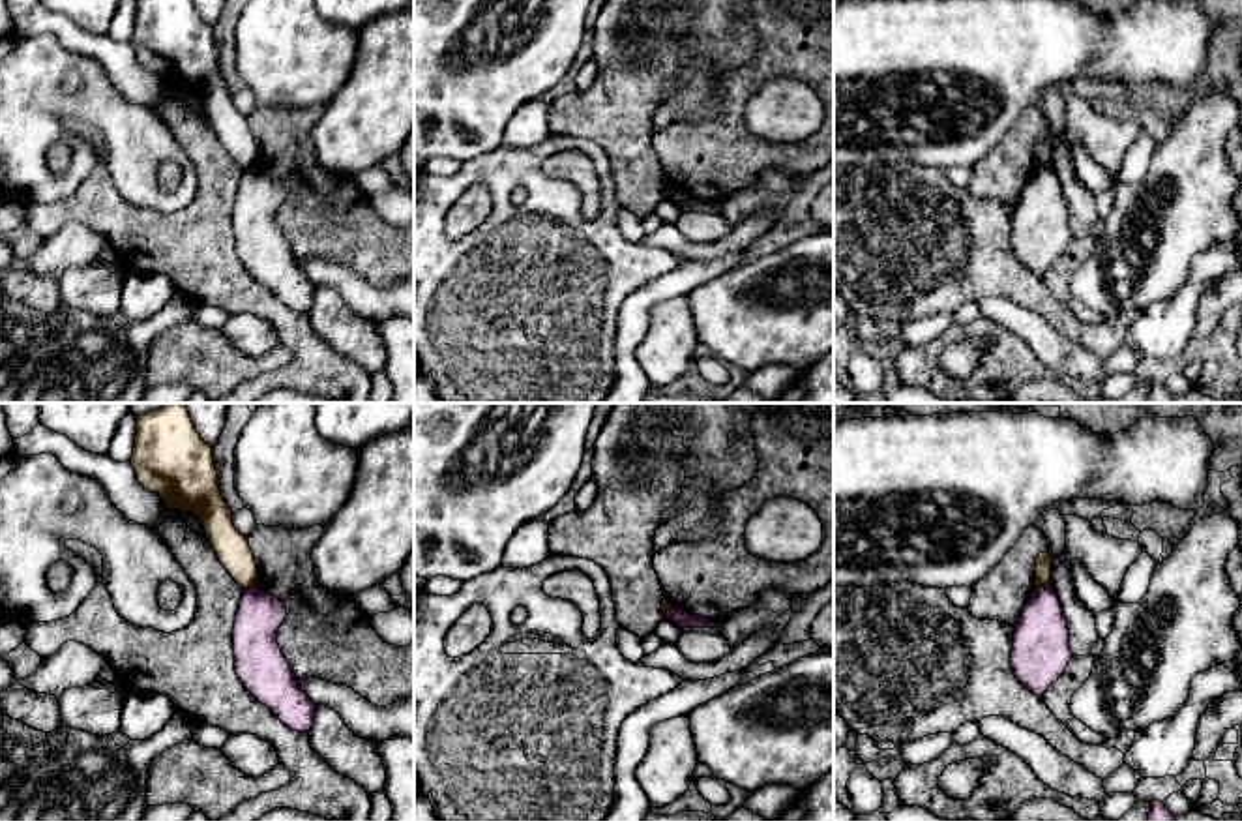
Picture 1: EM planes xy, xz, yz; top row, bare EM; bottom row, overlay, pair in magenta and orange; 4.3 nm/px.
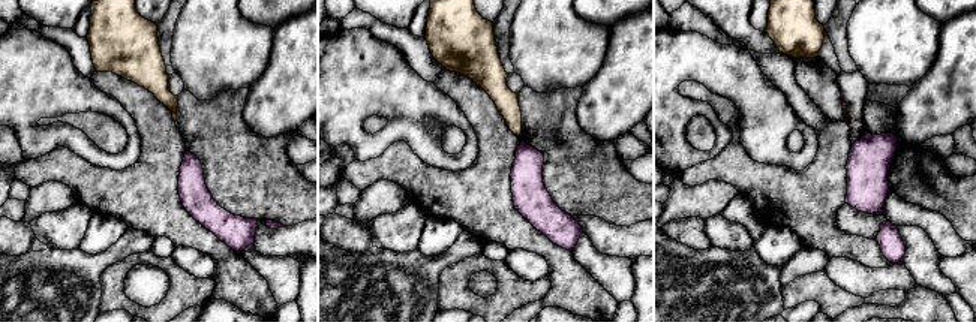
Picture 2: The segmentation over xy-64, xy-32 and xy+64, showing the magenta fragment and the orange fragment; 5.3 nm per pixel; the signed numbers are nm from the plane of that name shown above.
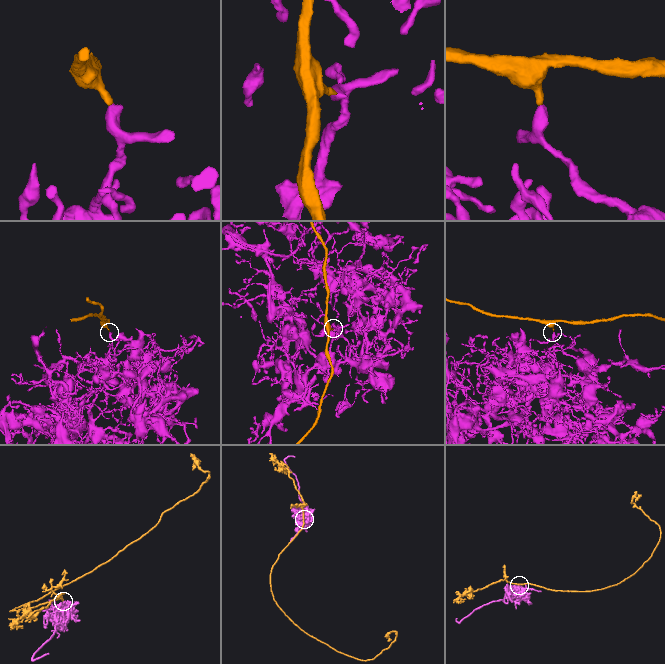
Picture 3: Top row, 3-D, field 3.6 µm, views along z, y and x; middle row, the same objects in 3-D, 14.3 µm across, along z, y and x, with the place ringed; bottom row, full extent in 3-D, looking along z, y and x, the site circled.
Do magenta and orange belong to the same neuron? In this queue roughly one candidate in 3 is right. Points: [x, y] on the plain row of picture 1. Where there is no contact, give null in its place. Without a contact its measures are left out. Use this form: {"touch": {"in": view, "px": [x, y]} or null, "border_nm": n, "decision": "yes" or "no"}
{"touch": {"in": "xy", "px": [251, 167]}, "border_nm": 60, "decision": "no"}

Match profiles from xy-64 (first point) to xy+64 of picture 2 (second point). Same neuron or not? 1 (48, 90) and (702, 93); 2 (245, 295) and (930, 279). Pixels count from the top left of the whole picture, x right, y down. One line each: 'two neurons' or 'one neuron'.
1: two neurons
2: two neurons

